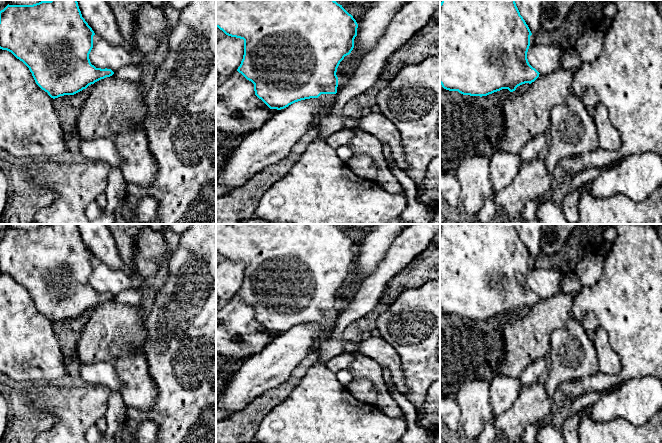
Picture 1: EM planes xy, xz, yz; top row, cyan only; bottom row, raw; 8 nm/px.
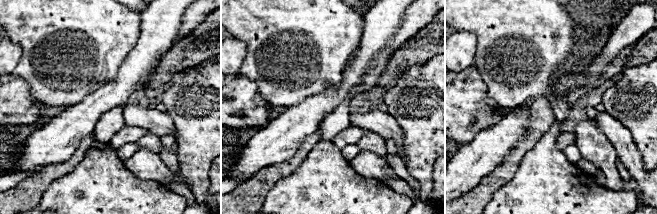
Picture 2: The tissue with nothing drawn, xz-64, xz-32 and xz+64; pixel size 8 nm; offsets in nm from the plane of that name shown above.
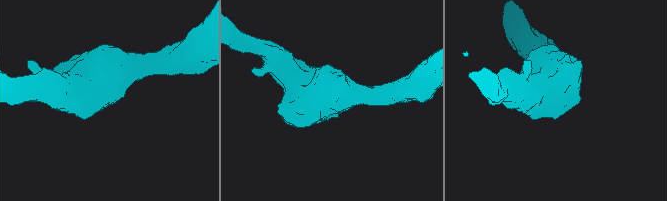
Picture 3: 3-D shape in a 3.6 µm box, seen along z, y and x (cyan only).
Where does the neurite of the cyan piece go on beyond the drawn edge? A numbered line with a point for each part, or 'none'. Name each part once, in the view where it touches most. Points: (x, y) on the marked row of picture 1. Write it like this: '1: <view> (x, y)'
1: xz (329, 99)

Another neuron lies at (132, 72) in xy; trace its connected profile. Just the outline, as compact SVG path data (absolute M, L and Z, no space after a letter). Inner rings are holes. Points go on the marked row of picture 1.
M129 65L115 71L113 75L125 81L139 81L143 70L140 65Z

